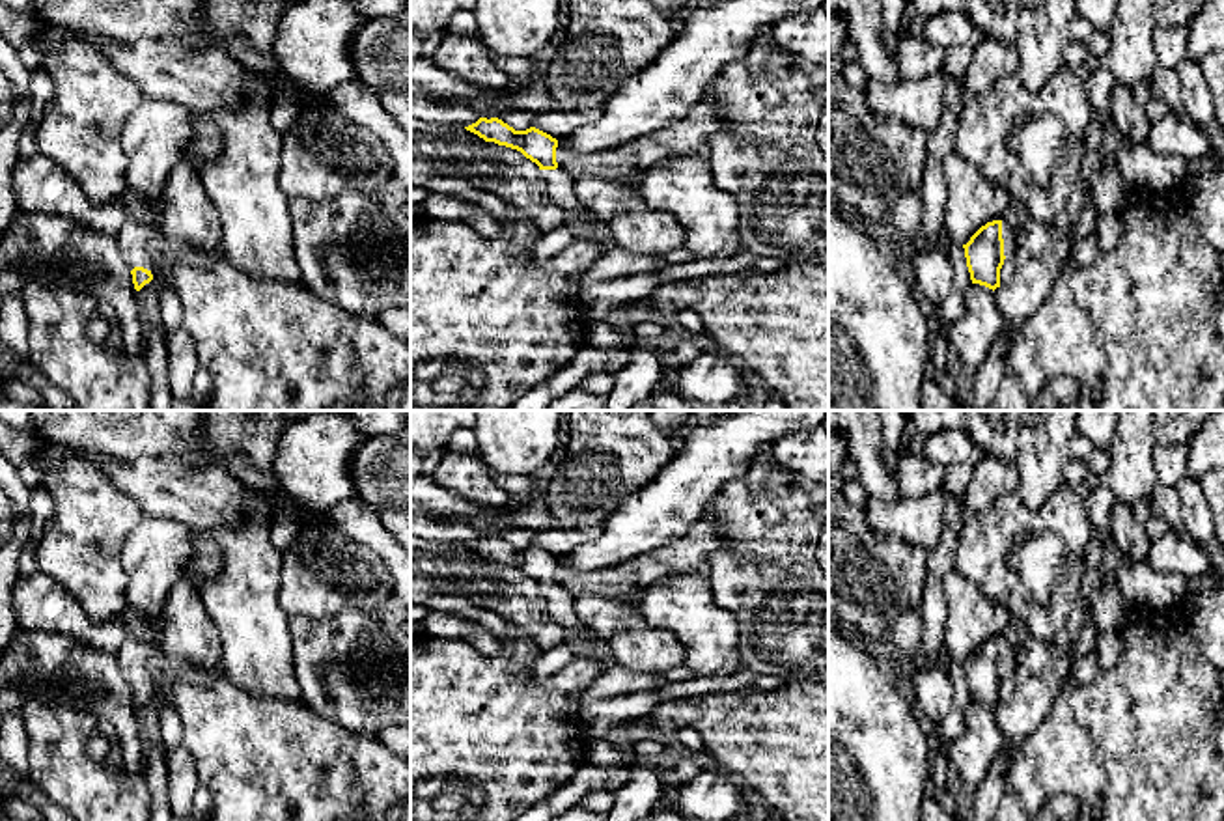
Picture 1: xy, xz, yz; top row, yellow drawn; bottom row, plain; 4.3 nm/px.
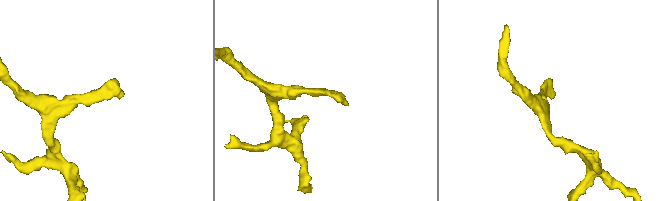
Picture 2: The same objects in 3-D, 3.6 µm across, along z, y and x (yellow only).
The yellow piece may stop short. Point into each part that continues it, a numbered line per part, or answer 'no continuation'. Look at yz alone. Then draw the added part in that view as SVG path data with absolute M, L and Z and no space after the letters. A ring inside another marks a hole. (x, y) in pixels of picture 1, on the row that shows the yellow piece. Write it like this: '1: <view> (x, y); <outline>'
1: yz (1010, 234); M1002 222L1004 256L1008 259L1013 259L1017 254L1019 231L1021 231L1021 228L1013 228L1013 226Z

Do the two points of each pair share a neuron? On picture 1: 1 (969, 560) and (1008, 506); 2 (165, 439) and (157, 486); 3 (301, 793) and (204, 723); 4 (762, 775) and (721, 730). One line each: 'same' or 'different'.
1: same
2: different
3: same
4: same

